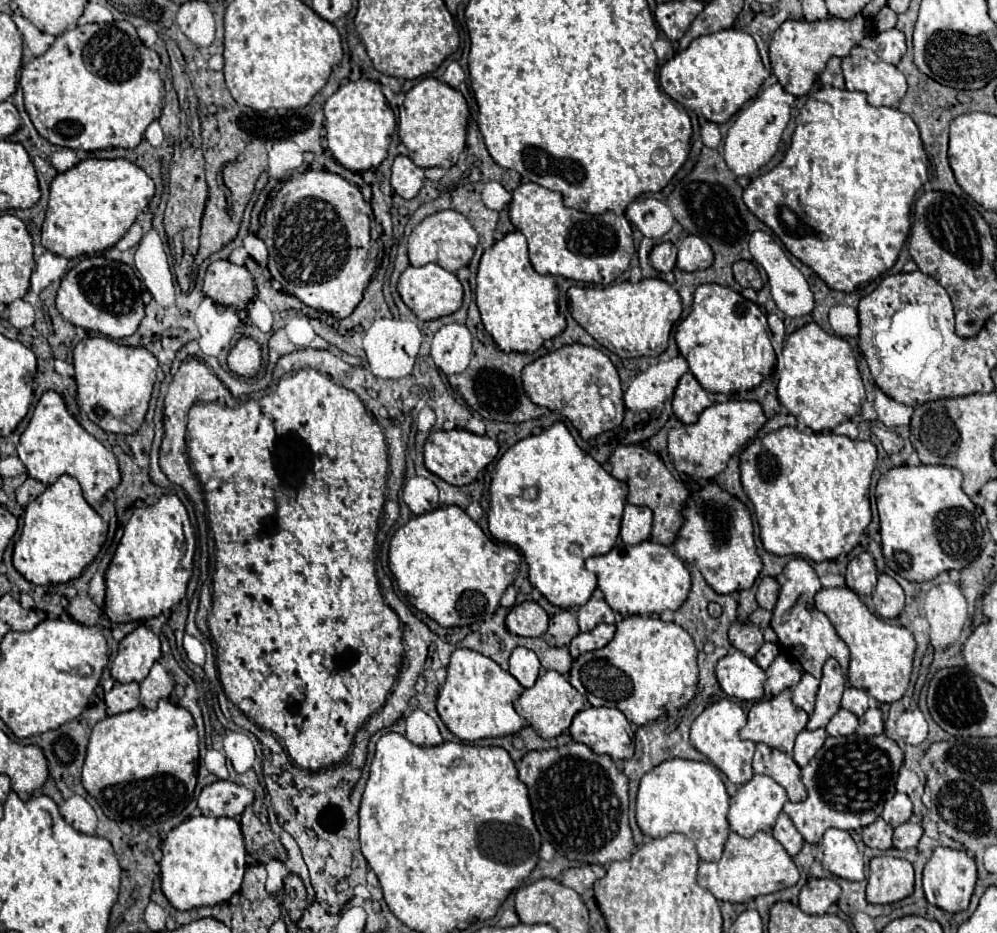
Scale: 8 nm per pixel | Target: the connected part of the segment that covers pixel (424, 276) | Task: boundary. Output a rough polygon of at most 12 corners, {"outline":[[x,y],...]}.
{"outline":[[439,264],[409,266],[397,284],[419,320],[459,310],[463,286]]}

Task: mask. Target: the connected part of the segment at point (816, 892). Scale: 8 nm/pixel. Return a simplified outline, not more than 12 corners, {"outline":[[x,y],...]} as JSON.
{"outline":[[809,878],[799,908],[825,914],[841,888],[831,878]]}

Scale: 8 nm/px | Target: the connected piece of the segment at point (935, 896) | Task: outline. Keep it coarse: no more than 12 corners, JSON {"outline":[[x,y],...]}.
{"outline":[[939,846],[923,870],[927,902],[969,906],[977,866],[965,850]]}

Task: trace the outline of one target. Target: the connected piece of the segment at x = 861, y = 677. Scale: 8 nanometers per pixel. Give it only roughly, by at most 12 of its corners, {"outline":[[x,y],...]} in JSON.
{"outline":[[823,588],[821,610],[851,650],[849,684],[899,700],[915,638],[853,590]]}

